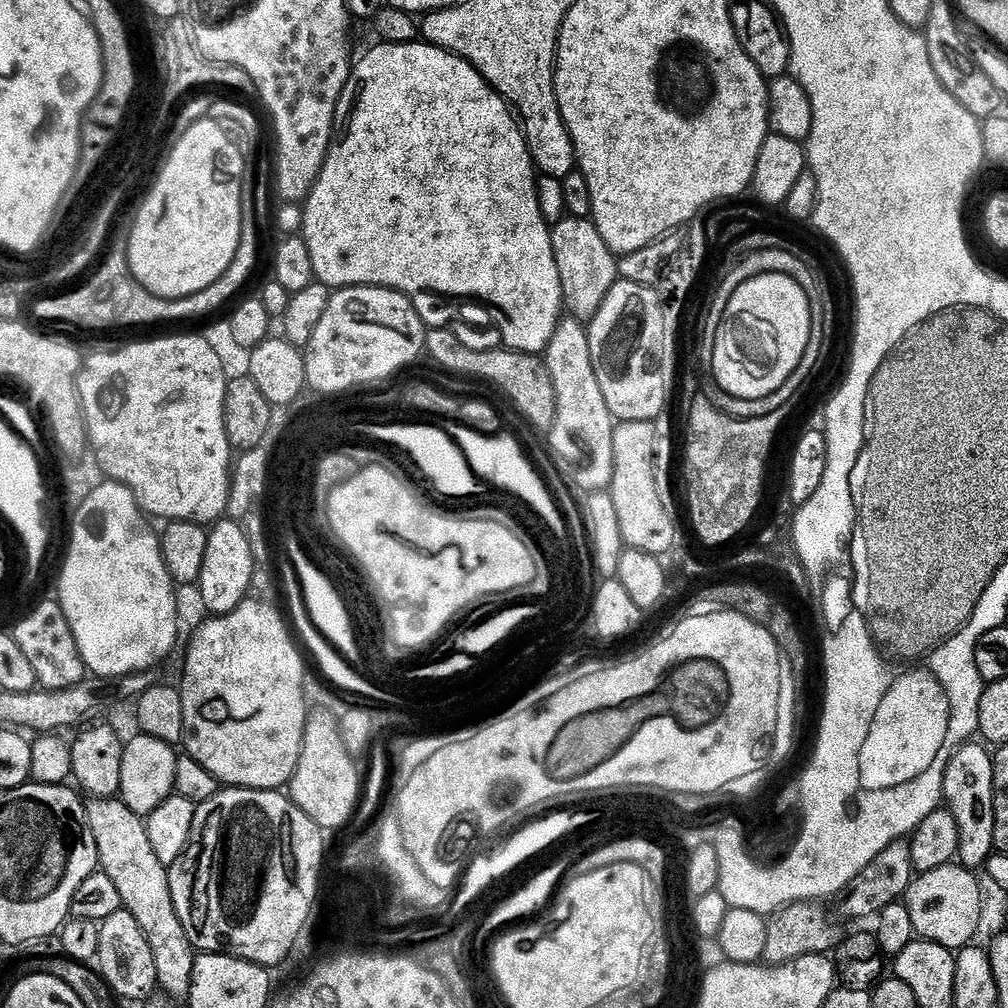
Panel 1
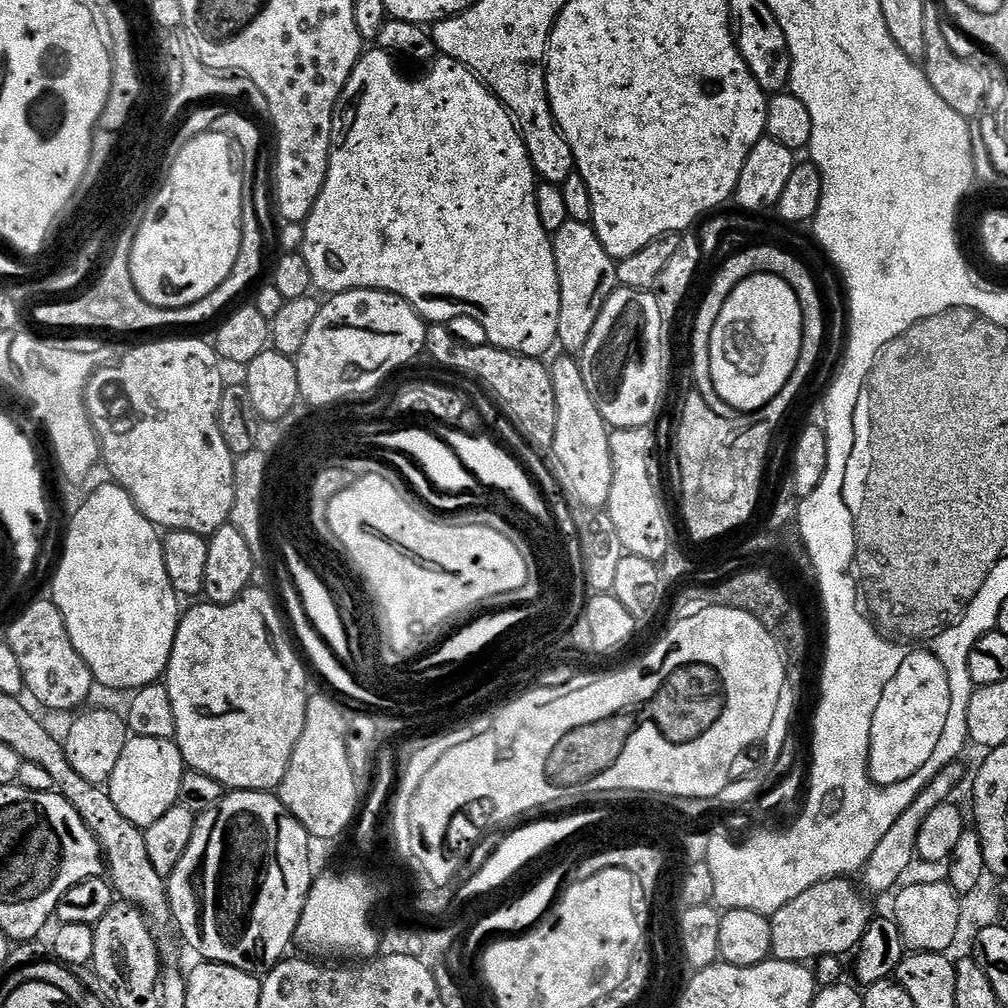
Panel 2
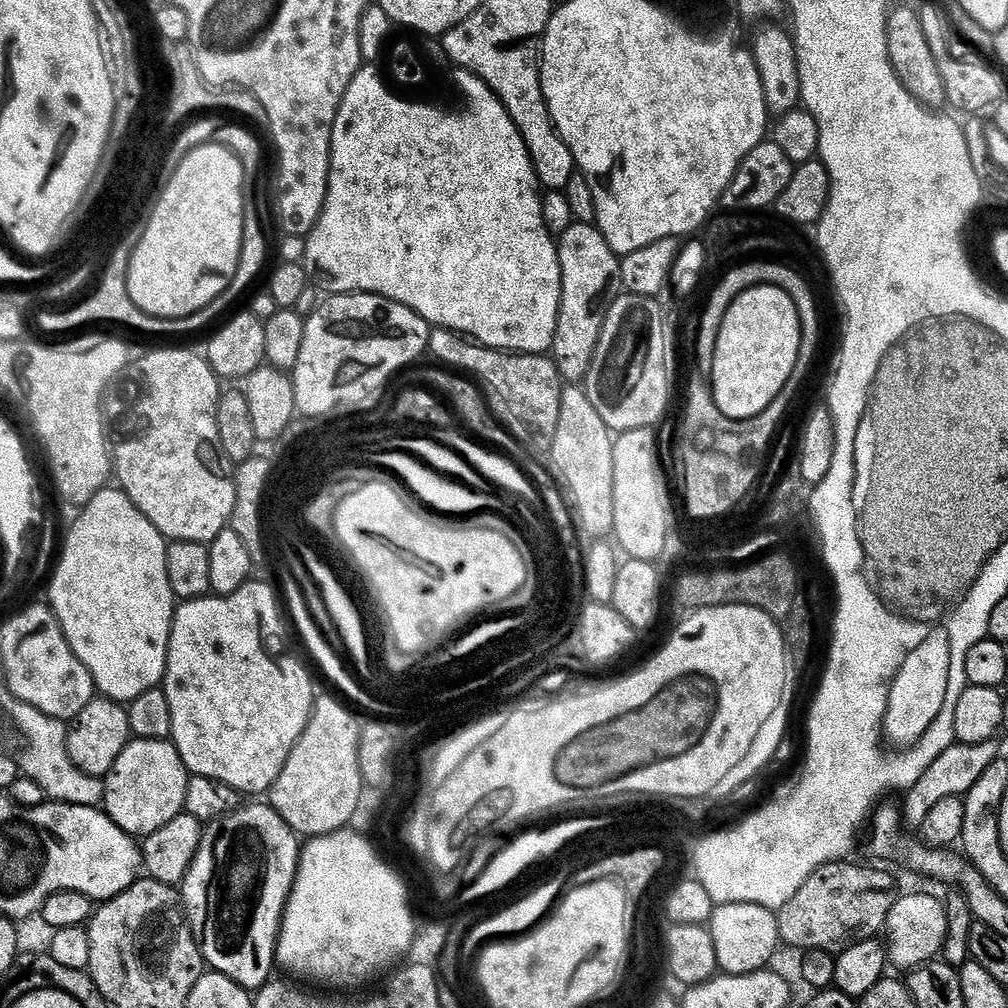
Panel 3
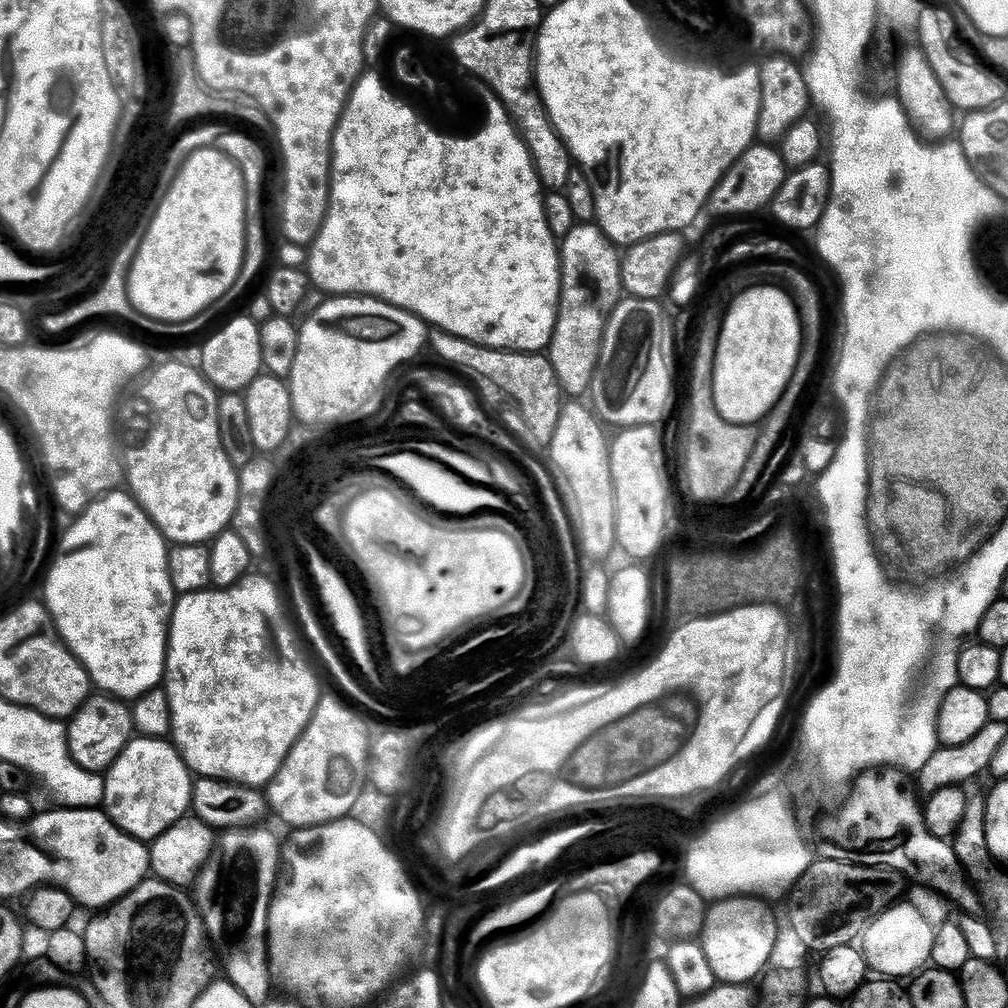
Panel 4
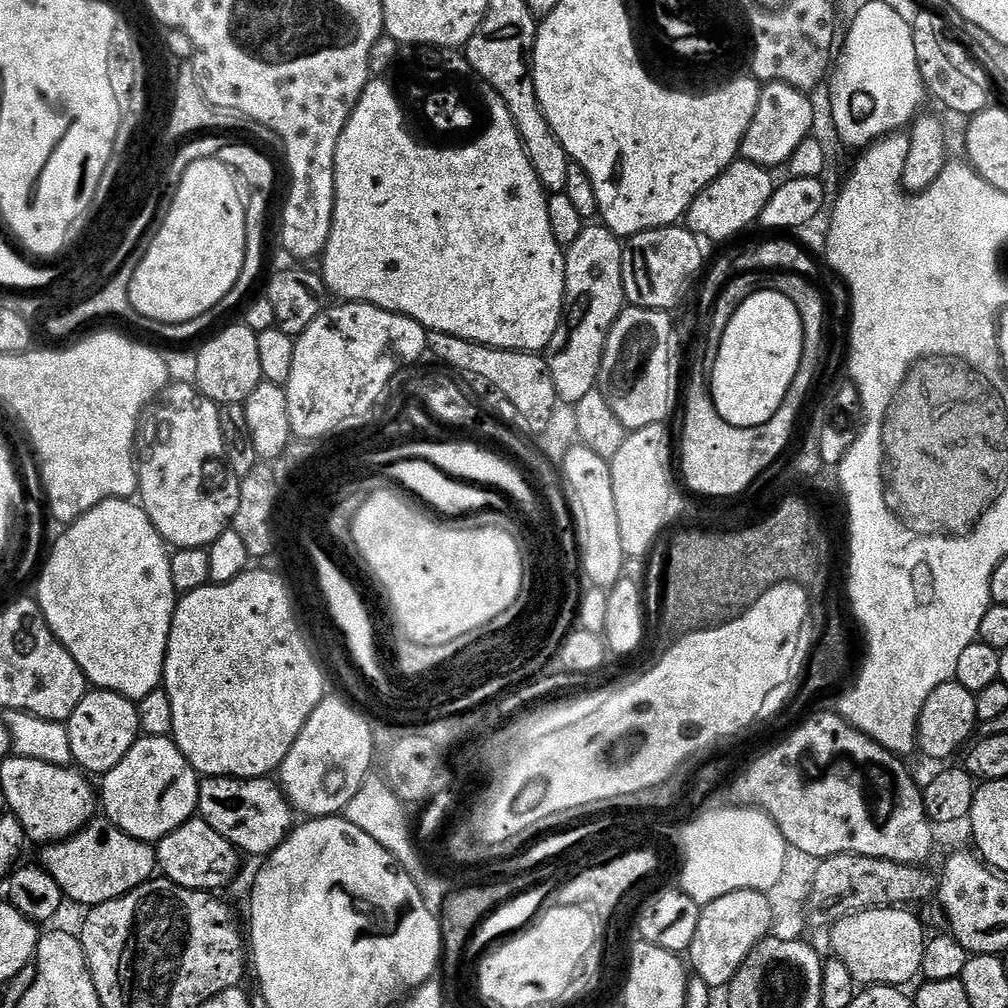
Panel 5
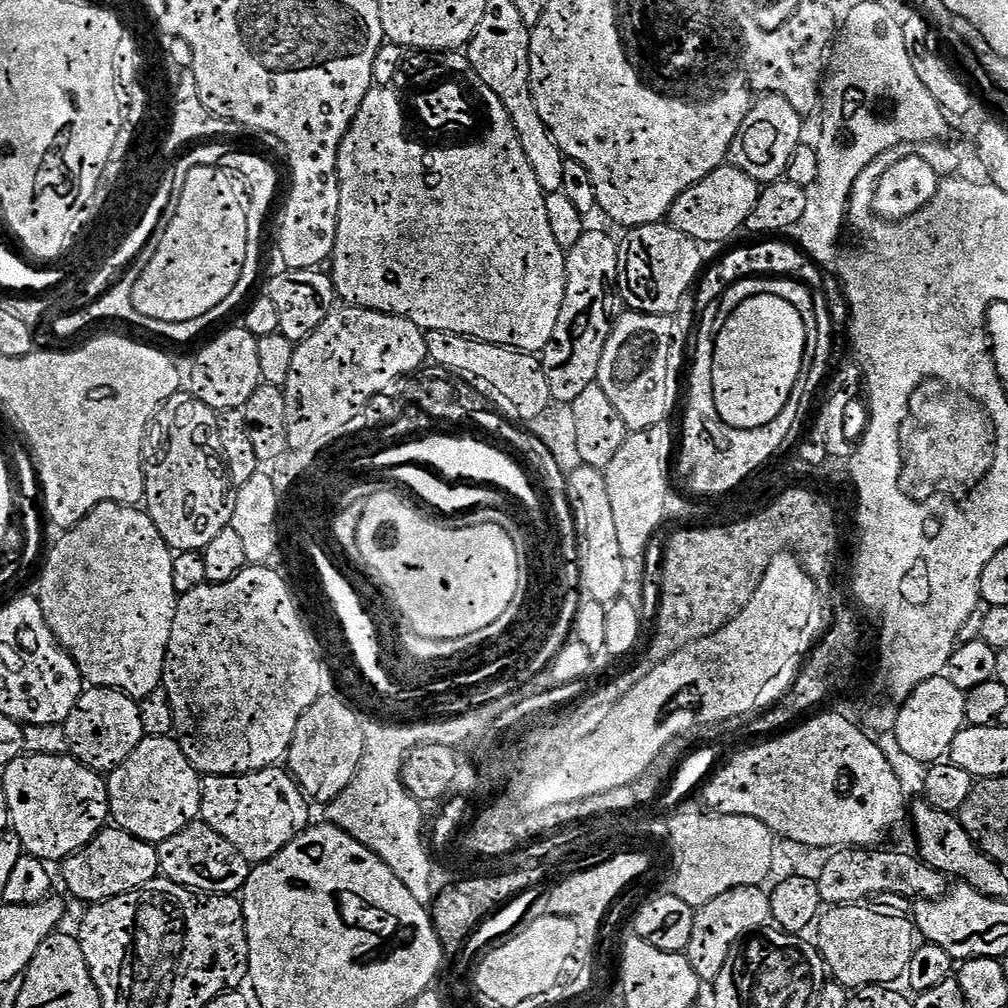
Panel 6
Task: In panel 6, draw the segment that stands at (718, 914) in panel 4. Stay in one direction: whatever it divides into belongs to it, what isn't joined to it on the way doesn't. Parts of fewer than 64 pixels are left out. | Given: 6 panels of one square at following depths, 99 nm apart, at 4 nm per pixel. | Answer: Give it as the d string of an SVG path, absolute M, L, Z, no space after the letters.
M760 886L732 888L695 909L693 933L690 934L686 955L690 966L694 966L694 974L698 974L701 981L715 982L733 948L745 938L759 933L772 920L771 898L764 890Z

